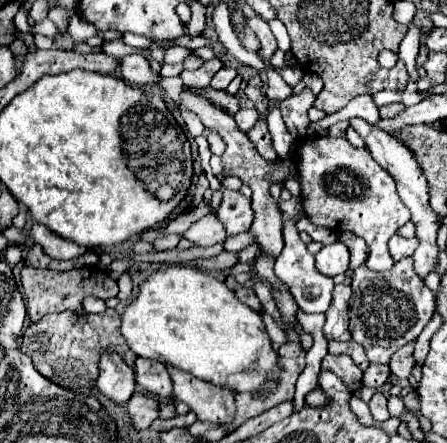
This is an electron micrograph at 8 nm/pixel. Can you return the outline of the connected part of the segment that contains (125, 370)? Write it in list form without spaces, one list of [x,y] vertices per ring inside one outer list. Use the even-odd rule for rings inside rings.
[[[104,352],[100,356],[98,368],[98,390],[116,404],[124,404],[126,400],[130,400],[136,388],[132,368],[126,366],[126,362],[116,352]]]

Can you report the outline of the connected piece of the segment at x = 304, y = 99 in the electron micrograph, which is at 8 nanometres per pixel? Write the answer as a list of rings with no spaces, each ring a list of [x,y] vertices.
[[[304,88],[300,94],[292,94],[280,104],[284,123],[295,139],[306,135],[310,123],[308,110],[314,106],[314,100],[316,96],[310,92],[310,88]]]

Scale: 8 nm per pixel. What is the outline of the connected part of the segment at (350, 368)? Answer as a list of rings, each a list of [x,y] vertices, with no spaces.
[[[326,356],[322,362],[322,370],[338,374],[352,392],[358,390],[358,382],[362,380],[362,370],[358,370],[358,366],[350,360],[350,356]]]

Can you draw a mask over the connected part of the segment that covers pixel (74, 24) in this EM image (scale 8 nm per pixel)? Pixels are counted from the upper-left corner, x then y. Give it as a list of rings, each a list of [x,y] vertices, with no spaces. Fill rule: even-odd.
[[[76,14],[69,21],[68,32],[73,40],[78,43],[97,36],[100,31],[82,15]]]

